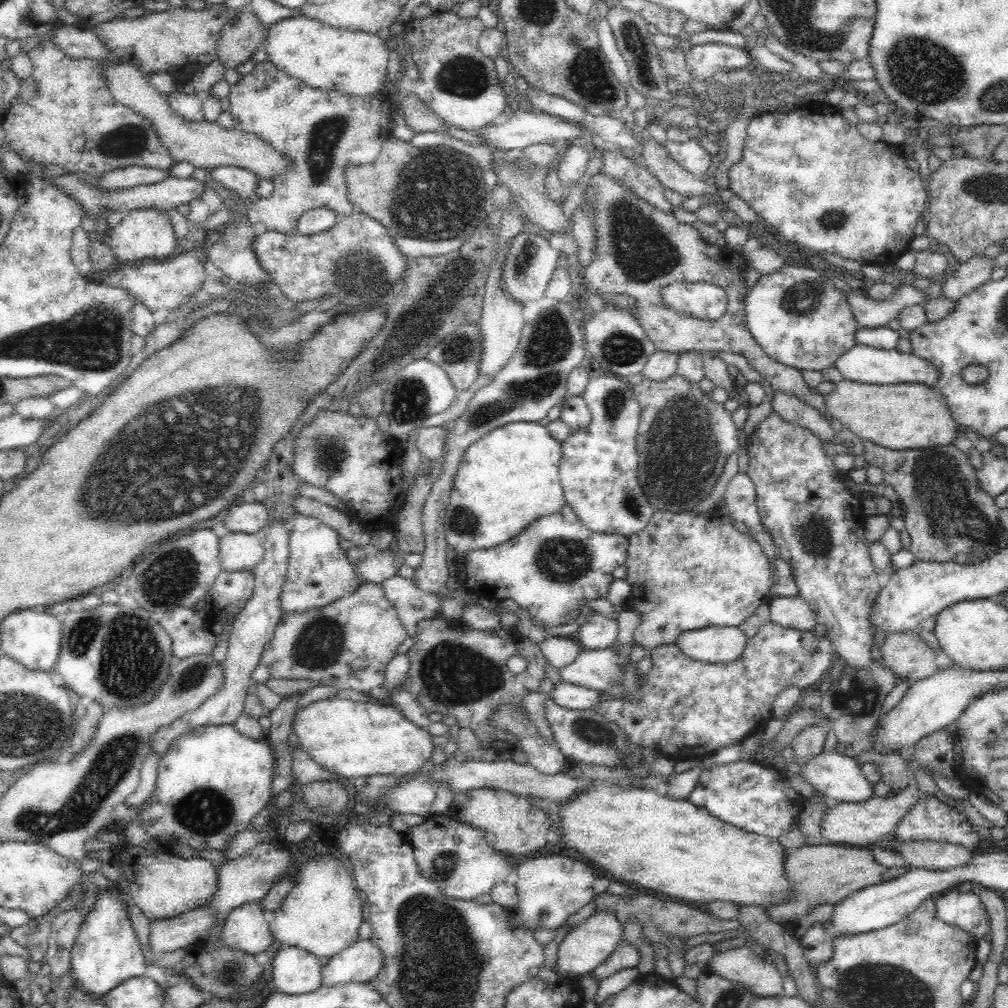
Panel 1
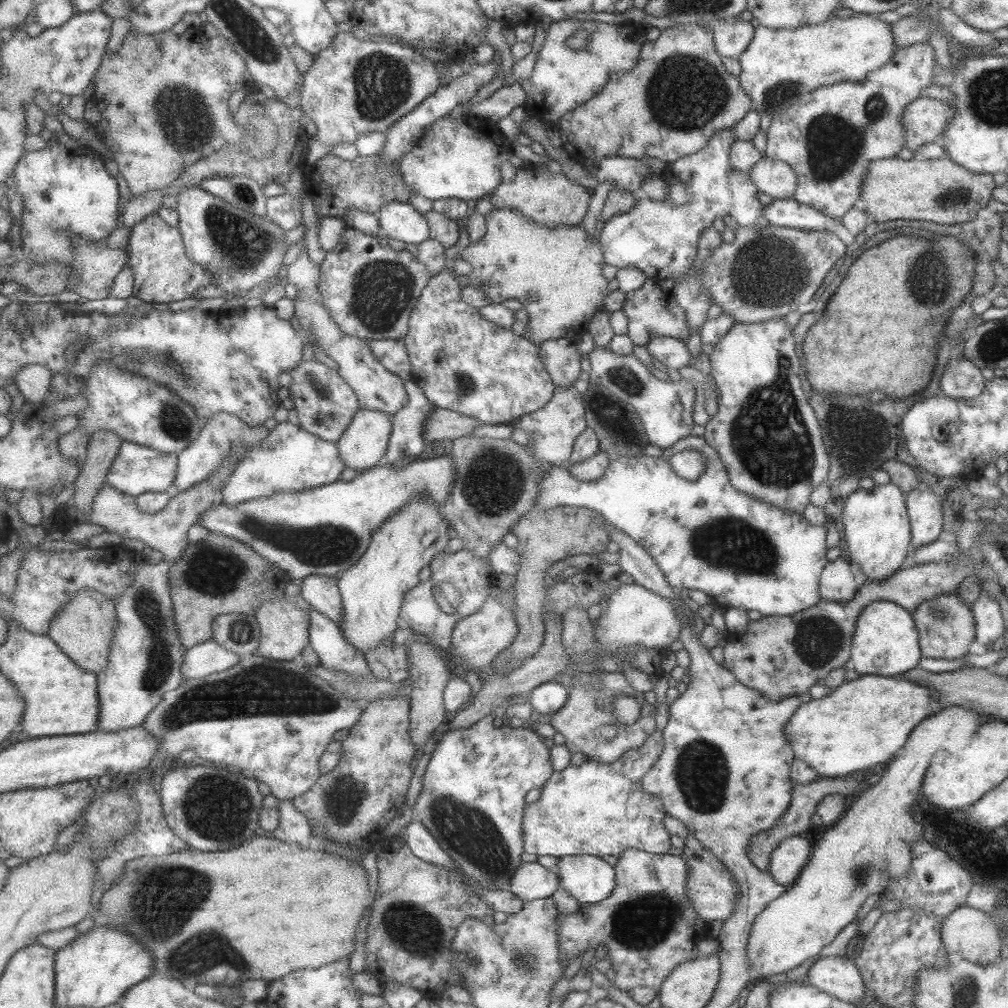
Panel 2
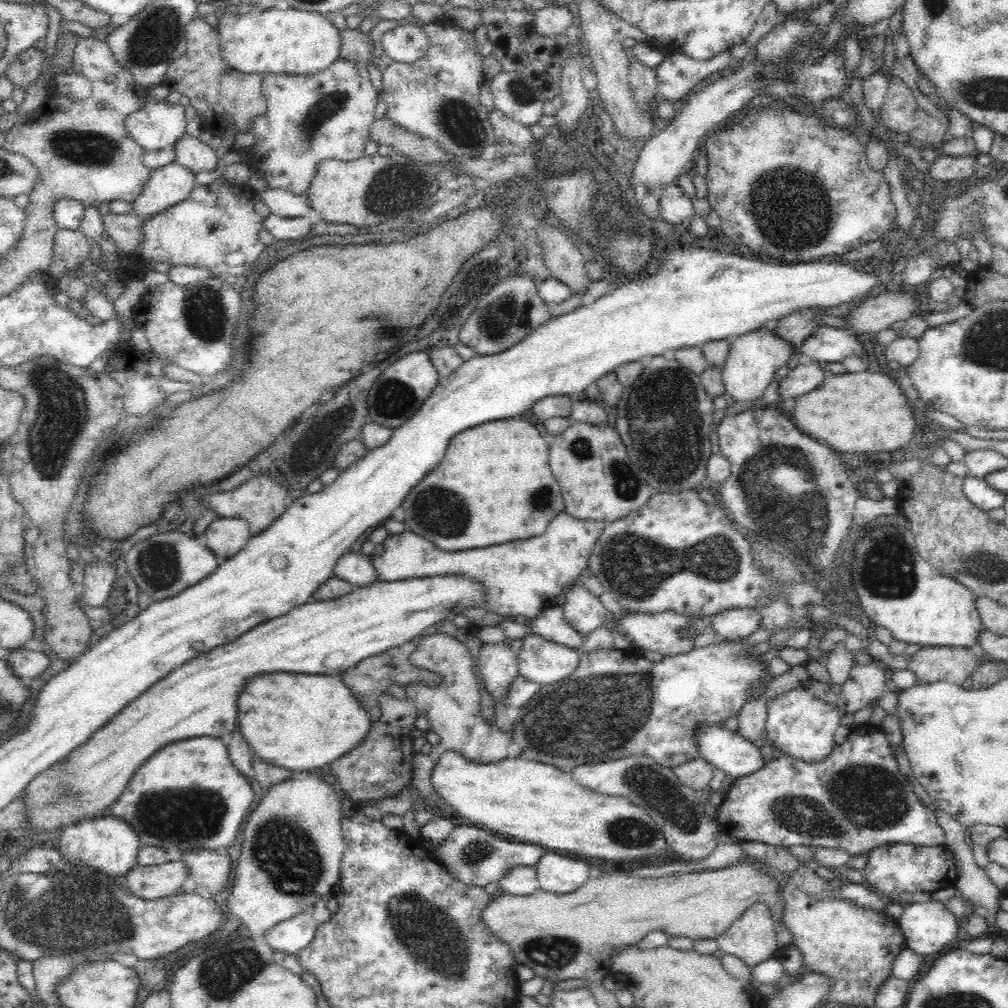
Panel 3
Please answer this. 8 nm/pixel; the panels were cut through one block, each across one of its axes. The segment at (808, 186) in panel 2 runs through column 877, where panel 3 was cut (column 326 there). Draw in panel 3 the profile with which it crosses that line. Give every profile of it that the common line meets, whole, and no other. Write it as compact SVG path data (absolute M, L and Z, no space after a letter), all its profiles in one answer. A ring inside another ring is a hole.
M340 56L326 68L310 74L270 74L265 73L261 82L263 96L267 100L267 110L257 116L253 125L257 146L245 151L249 167L254 172L262 172L270 189L281 189L296 194L308 192L308 186L316 174L318 163L326 159L356 160L365 155L368 130L372 128L375 109L380 93L372 85L364 63L356 63Z

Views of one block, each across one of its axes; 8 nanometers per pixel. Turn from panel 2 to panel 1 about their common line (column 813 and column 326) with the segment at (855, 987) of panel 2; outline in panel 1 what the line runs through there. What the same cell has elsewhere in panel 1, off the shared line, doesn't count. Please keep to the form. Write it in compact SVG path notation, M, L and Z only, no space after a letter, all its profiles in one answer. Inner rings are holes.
M367 940L352 943L321 965L321 986L366 982L381 967L381 952Z

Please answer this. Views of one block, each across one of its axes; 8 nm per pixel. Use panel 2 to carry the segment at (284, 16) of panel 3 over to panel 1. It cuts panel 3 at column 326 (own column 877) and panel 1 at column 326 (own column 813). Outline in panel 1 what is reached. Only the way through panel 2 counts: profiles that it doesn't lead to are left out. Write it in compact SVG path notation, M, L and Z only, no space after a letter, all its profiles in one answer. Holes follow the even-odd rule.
M297 14L272 24L262 47L267 60L278 70L300 78L312 87L336 90L346 95L386 94L382 82L386 78L389 50L377 34L339 29Z

